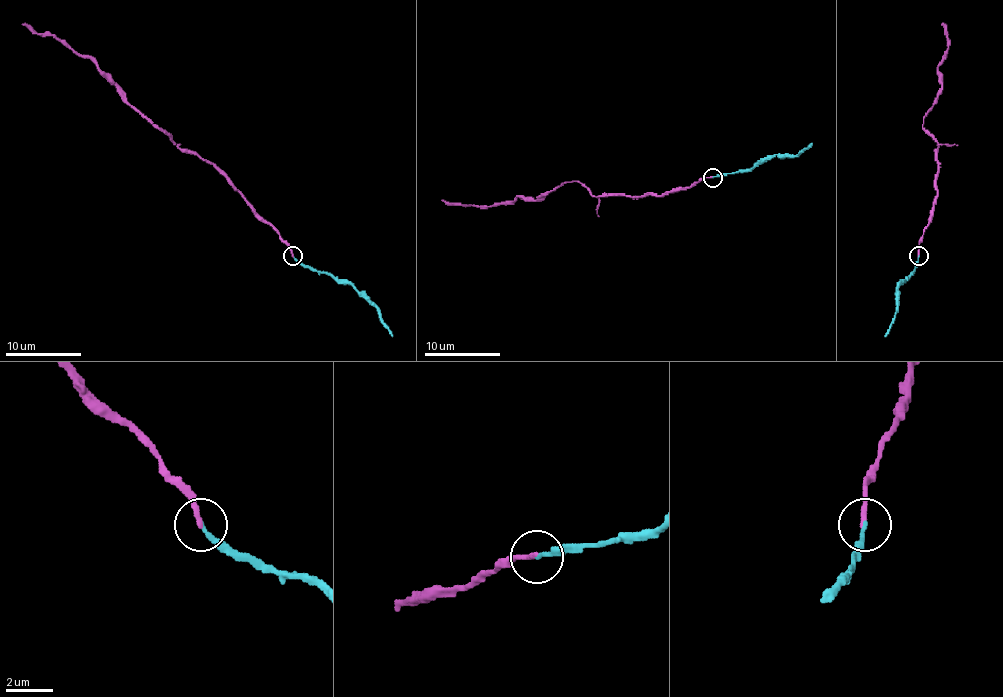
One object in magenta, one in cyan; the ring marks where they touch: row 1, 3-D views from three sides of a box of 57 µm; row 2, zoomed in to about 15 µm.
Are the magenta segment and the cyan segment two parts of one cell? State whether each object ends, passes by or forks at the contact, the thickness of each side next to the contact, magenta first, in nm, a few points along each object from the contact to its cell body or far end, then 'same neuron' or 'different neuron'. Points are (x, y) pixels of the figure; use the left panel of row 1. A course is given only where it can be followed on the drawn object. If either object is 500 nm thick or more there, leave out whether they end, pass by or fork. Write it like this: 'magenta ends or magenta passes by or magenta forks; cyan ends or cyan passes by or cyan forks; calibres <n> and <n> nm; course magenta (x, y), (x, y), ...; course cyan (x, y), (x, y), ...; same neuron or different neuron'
magenta ends; cyan ends; calibres 240 and 170 nm; course magenta (293, 255), (291, 248), (212, 164), (185, 153), (149, 123), (98, 66), (22, 24); course cyan (293, 255), (318, 270), (352, 284), (378, 312), (392, 337); same neuron

